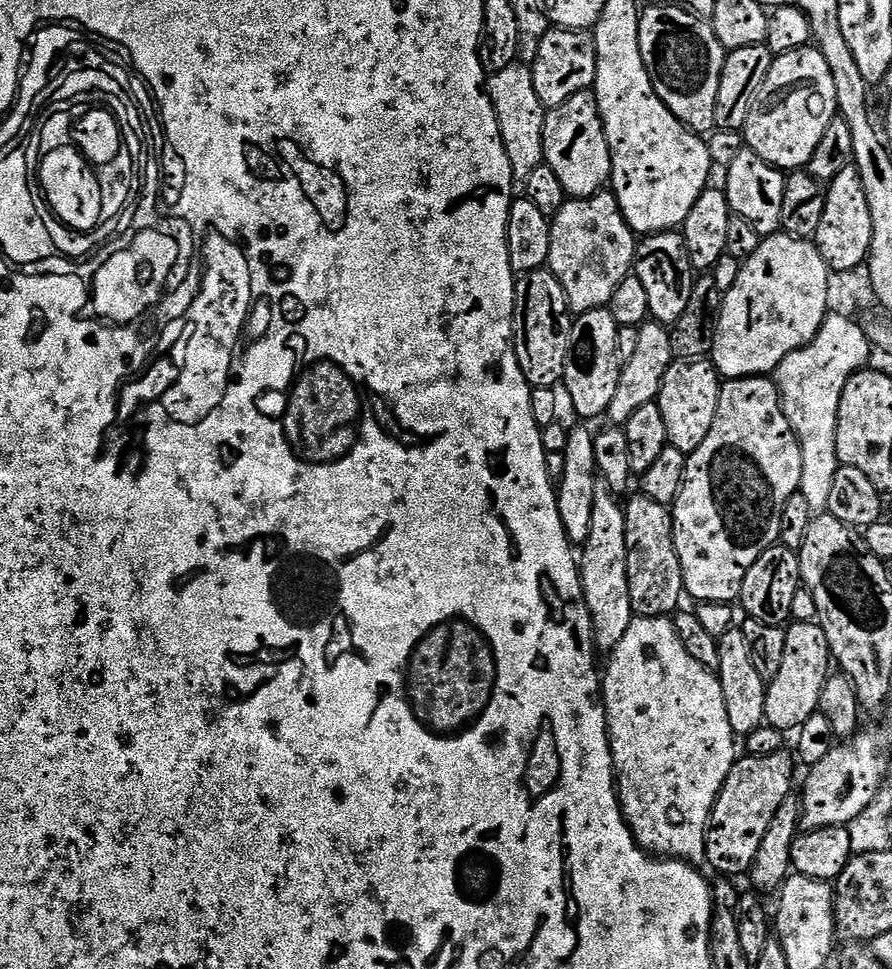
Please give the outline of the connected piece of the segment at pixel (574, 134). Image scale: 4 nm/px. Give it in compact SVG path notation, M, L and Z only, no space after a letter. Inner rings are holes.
M595 91L574 94L562 106L547 109L544 118L544 164L558 174L564 195L590 200L601 195L612 179L612 155L604 133L604 123L596 105Z

